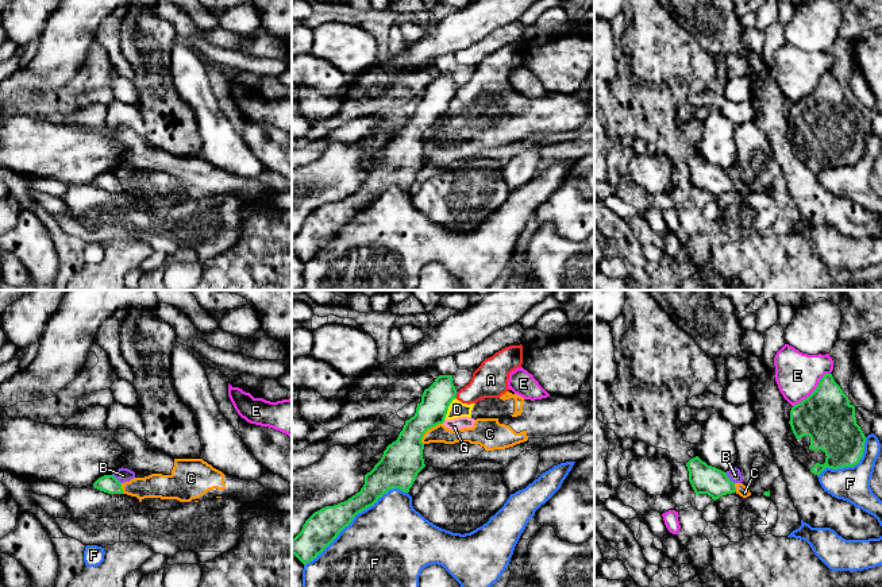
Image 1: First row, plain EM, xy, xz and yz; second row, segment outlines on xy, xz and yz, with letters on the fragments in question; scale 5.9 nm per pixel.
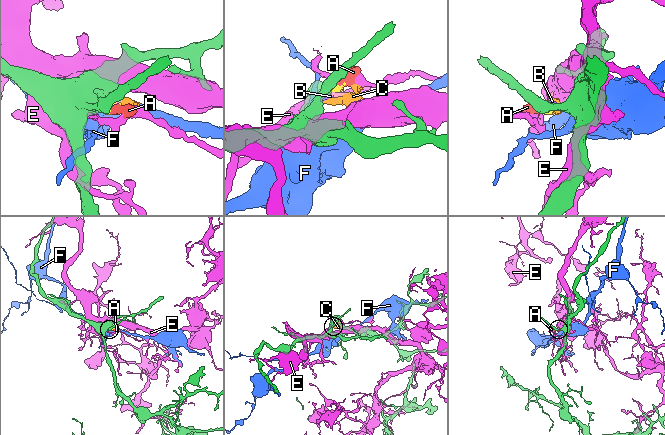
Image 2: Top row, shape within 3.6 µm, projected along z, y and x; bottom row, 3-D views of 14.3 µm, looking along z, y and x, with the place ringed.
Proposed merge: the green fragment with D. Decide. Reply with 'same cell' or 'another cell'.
another cell

